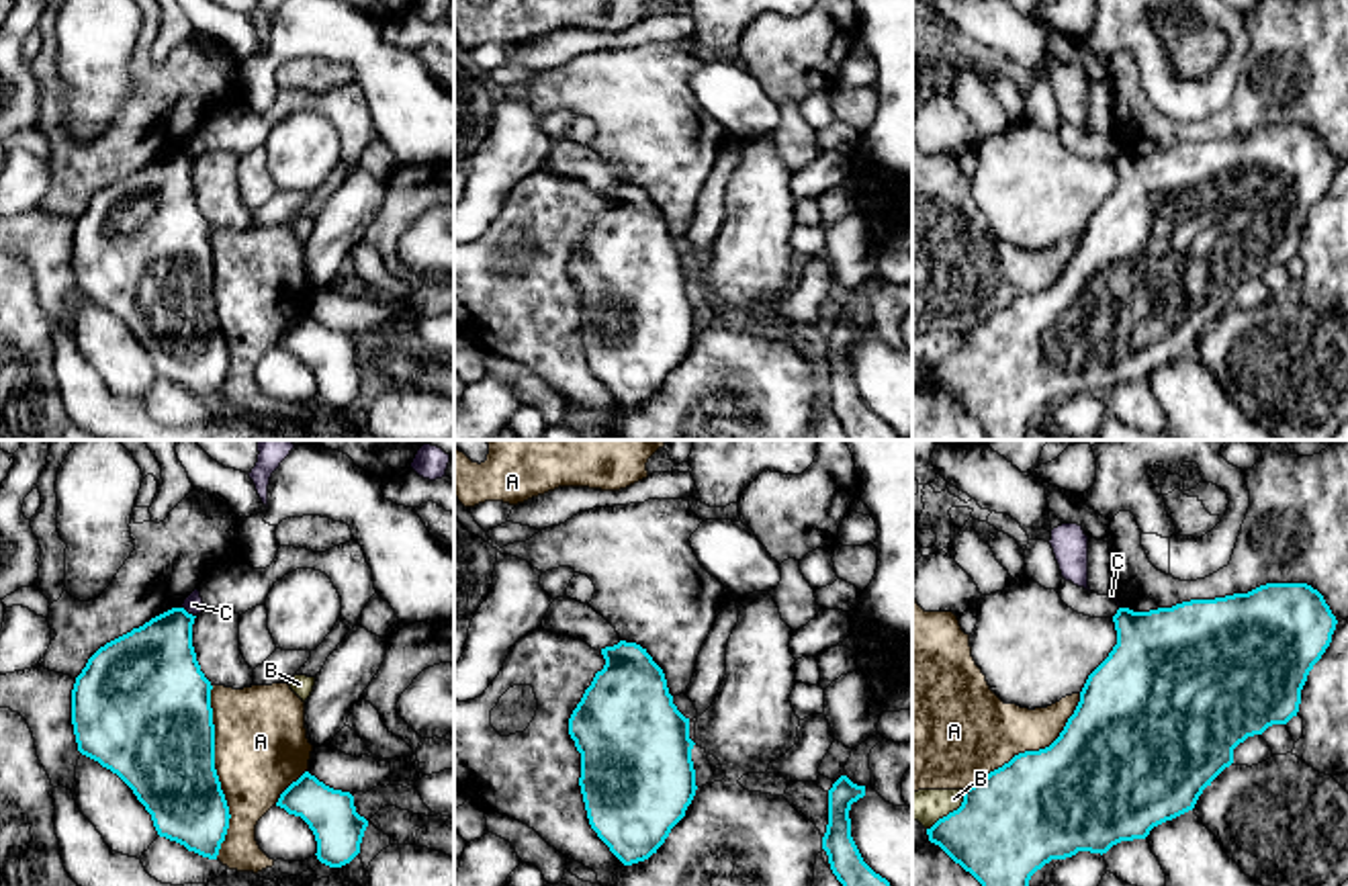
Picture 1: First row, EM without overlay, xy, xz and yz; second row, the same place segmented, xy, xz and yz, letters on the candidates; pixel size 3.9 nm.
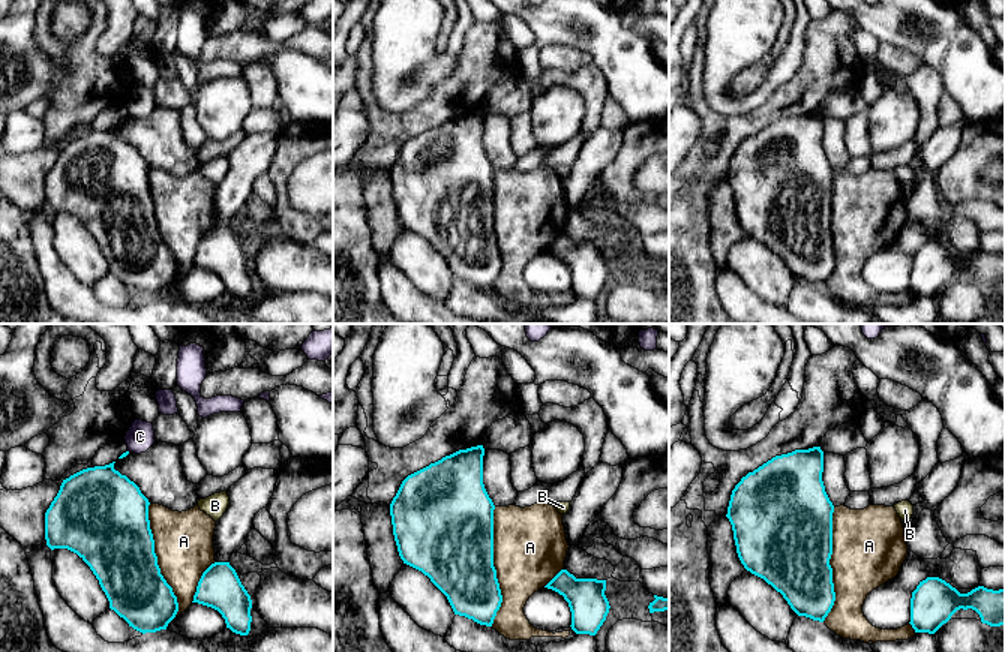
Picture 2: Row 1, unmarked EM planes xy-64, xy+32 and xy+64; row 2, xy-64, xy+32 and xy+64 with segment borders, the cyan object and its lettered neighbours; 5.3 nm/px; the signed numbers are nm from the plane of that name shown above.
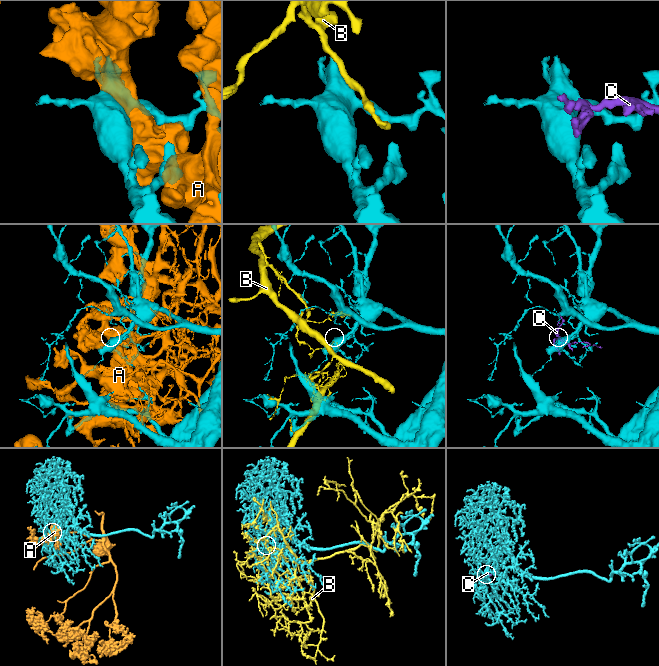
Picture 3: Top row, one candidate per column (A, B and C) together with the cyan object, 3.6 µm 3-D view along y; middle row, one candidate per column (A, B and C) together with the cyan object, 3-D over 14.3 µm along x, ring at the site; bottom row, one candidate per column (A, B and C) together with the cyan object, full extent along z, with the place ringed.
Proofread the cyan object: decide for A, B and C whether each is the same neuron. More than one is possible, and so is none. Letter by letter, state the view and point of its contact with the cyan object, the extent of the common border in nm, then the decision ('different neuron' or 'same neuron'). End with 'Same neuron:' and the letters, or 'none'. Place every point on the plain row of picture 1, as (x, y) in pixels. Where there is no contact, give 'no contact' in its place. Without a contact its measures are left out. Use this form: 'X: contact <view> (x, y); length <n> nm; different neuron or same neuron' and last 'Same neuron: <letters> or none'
A: contact xy (215, 314); length 700 nm; different neuron
B: contact yz (950, 355); length 220 nm; different neuron
C: contact xy (187, 154); length 80 nm; different neuron
Same neuron: none

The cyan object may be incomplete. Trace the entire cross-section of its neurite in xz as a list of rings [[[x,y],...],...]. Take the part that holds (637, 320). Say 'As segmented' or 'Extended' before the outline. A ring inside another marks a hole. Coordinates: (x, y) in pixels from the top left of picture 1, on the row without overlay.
As segmented. [[[636,184],[601,190],[605,207],[595,215],[569,260],[569,276],[581,295],[581,336],[597,379],[624,405],[648,401],[685,358],[695,338],[689,260],[673,246],[663,211]]]

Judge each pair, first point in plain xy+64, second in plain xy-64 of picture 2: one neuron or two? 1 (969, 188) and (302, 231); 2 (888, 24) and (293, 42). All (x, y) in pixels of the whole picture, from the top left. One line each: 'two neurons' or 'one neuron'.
1: one neuron
2: two neurons

